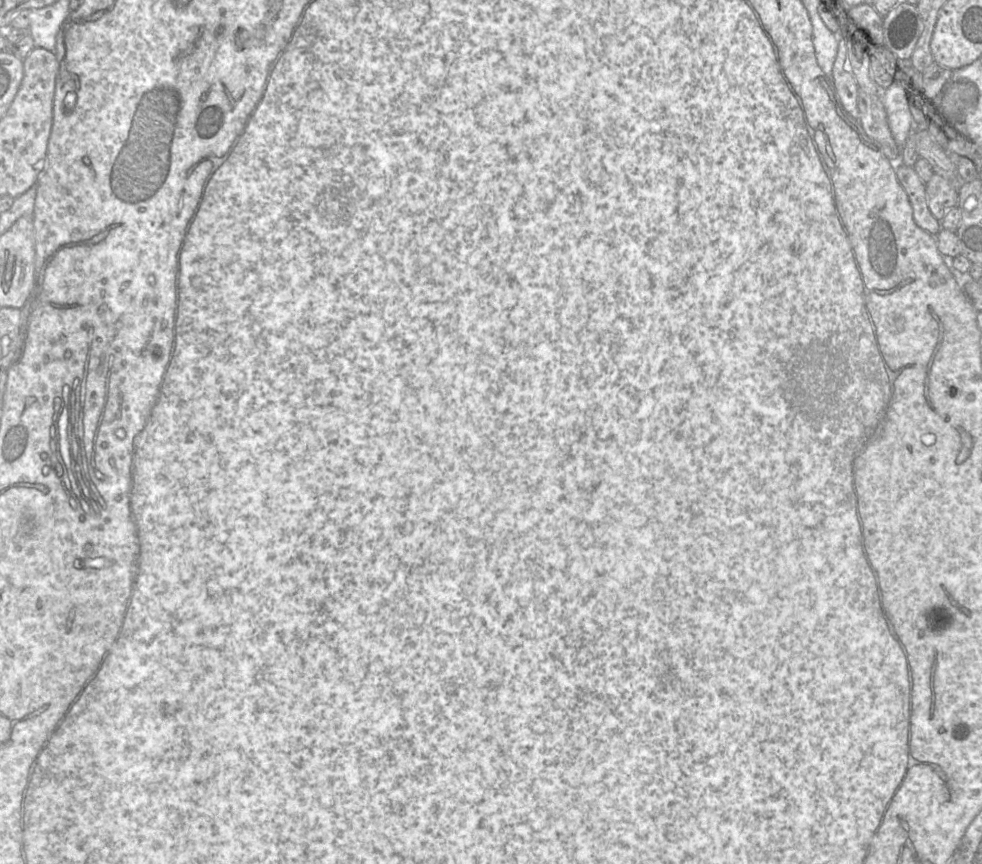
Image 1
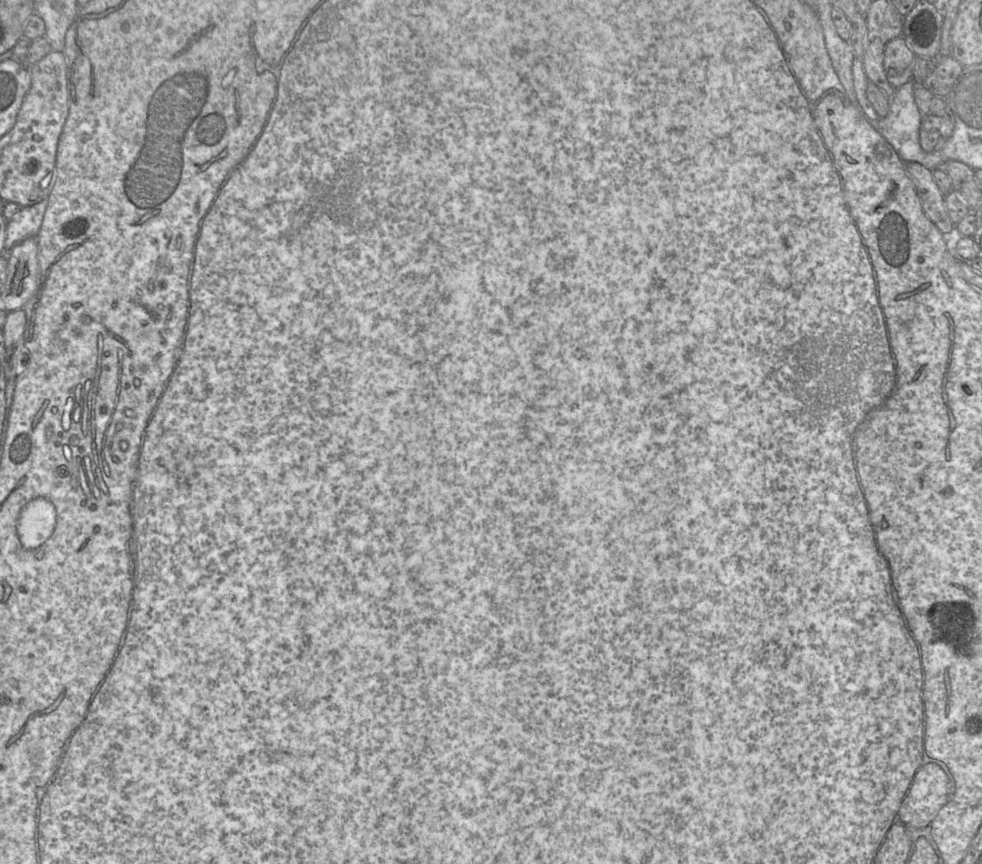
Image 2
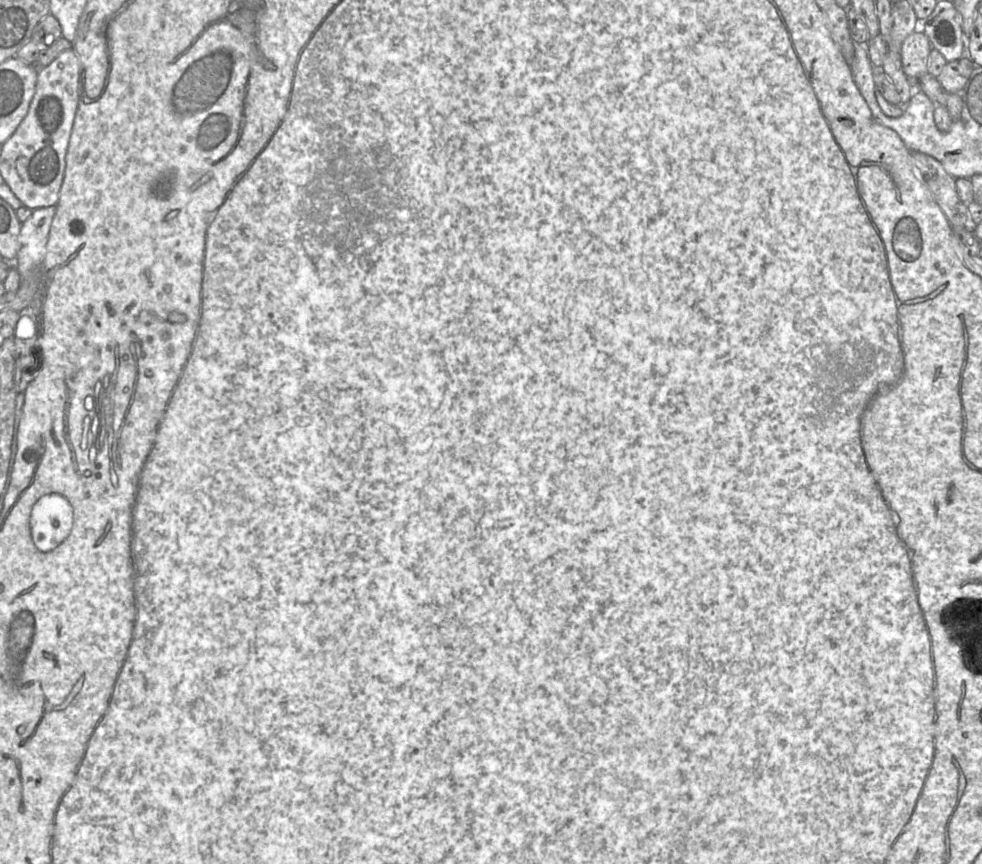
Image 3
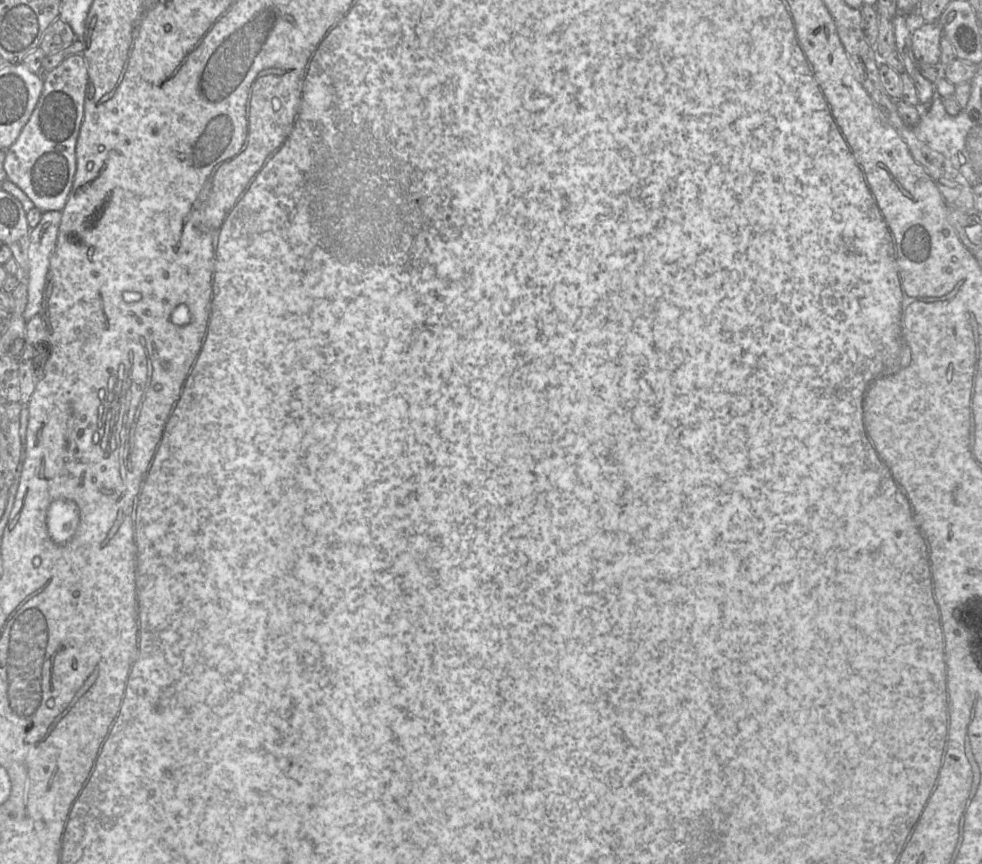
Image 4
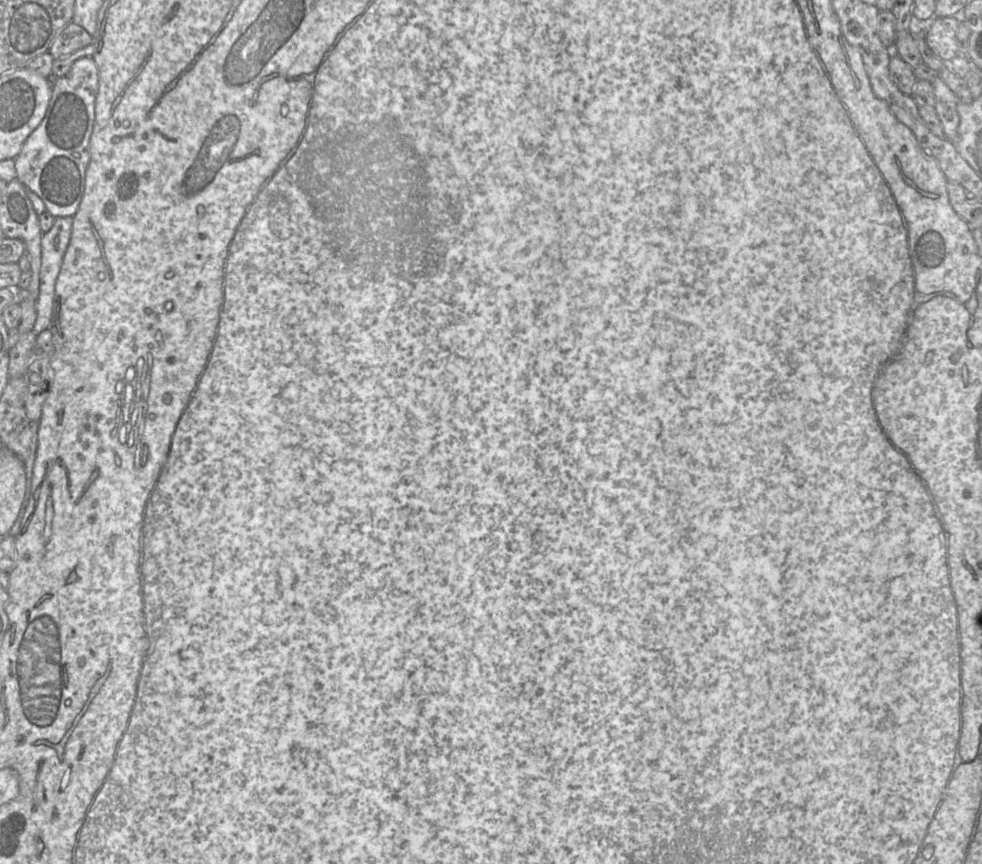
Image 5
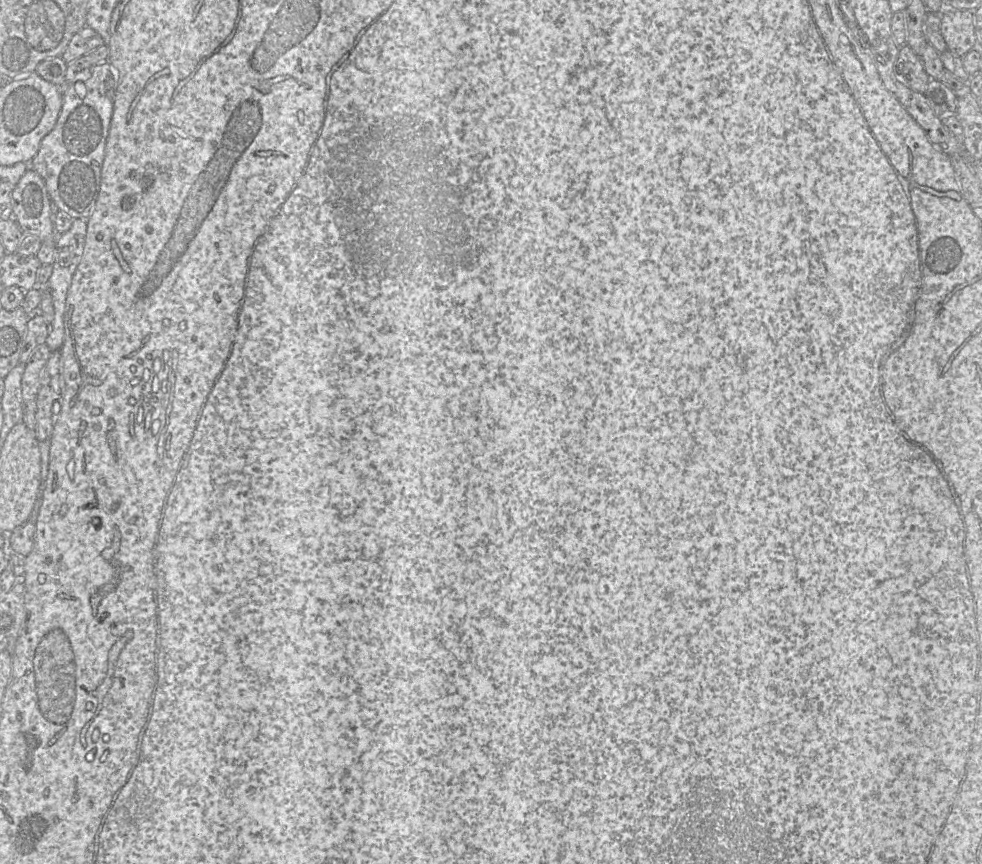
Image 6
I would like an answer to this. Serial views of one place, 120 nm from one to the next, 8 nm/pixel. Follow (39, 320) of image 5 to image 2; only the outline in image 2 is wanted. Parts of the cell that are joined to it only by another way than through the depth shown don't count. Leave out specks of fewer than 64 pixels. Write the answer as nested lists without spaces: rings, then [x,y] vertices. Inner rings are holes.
[[[47,200],[22,207],[8,220],[6,227],[5,252],[10,251],[21,241],[36,237],[47,208]]]

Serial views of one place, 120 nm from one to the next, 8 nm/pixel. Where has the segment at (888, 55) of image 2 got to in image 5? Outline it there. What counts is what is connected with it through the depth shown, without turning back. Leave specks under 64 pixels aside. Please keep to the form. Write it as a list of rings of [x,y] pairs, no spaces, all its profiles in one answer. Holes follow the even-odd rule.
[[[935,17],[926,34],[926,43],[930,50],[943,62],[956,57],[959,43],[956,37],[960,22],[954,17]]]

